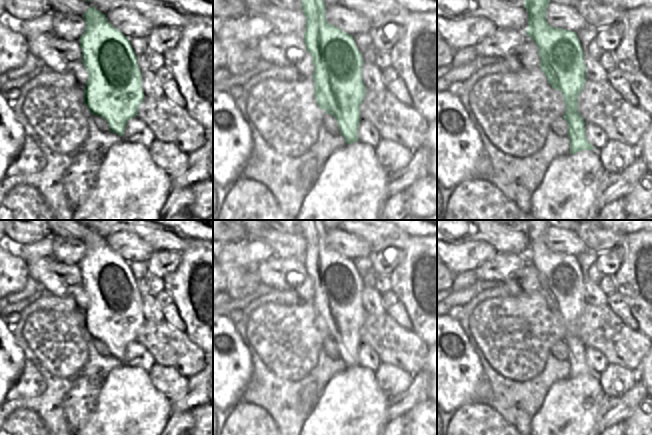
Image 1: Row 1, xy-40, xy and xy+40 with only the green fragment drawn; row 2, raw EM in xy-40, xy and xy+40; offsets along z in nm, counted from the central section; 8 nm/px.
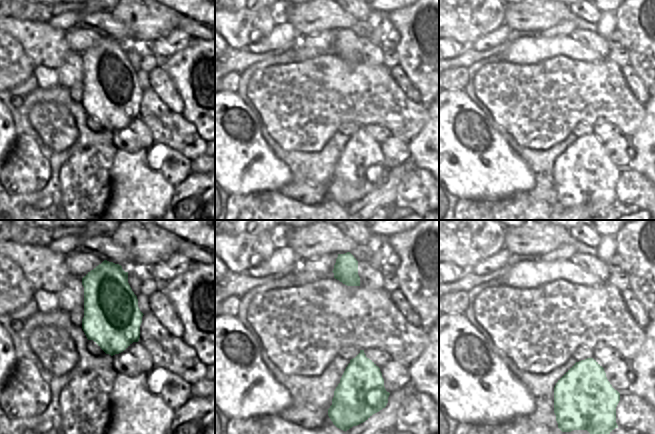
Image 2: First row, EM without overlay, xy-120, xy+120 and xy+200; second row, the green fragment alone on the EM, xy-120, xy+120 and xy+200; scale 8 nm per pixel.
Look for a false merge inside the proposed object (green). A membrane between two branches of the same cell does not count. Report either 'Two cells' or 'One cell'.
One cell

